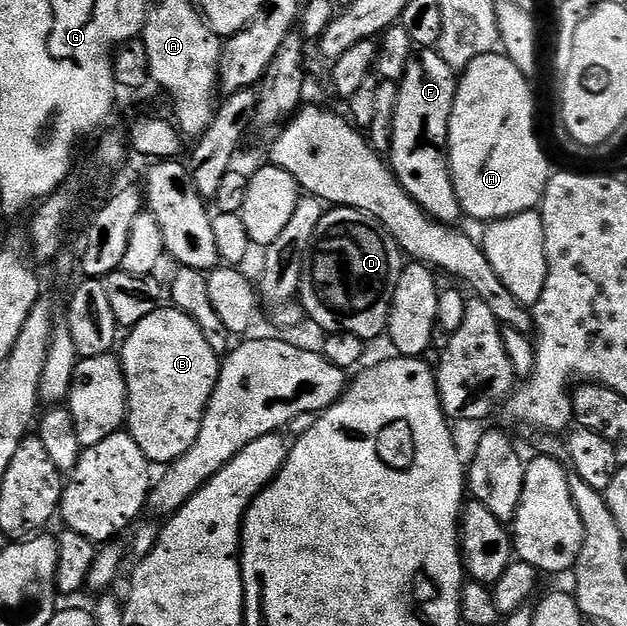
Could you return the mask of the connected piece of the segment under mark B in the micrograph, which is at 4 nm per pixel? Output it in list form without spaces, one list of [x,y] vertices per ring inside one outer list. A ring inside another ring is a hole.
[[[158,307],[142,323],[131,326],[128,338],[123,338],[118,349],[128,388],[127,432],[142,447],[149,462],[160,467],[177,461],[198,439],[222,364],[221,354],[206,343],[202,327],[180,309],[167,308]]]

